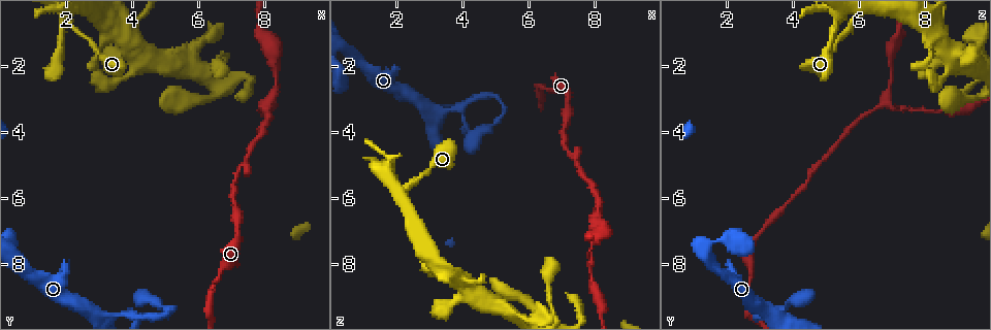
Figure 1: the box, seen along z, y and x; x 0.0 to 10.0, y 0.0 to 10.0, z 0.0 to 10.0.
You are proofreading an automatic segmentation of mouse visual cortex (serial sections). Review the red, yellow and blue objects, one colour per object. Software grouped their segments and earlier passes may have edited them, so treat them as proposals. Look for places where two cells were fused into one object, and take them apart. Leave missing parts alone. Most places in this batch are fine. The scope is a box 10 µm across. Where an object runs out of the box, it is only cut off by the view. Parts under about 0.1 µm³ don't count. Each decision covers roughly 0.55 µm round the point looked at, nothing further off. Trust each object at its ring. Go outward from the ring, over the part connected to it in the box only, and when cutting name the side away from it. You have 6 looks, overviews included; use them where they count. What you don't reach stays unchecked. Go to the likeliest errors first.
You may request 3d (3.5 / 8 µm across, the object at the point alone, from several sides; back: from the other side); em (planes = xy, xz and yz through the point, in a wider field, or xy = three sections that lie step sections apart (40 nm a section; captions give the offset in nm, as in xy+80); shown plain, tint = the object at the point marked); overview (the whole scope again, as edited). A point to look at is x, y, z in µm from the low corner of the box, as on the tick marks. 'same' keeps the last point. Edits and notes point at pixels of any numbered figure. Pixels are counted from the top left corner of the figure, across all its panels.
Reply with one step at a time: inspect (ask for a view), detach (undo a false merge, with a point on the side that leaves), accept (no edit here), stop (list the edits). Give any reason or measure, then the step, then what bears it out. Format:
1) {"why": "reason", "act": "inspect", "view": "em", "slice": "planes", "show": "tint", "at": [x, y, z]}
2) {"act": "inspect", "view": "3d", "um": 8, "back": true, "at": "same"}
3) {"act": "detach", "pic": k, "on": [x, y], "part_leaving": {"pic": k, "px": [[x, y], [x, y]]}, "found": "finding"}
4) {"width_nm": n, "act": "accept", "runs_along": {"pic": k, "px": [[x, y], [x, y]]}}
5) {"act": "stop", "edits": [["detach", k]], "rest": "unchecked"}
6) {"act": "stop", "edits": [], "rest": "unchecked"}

{"why": "two arms in line, one across", "act": "inspect", "view": "3d", "um": 3.5, "at": [2.10, 0.60, 5.65]}

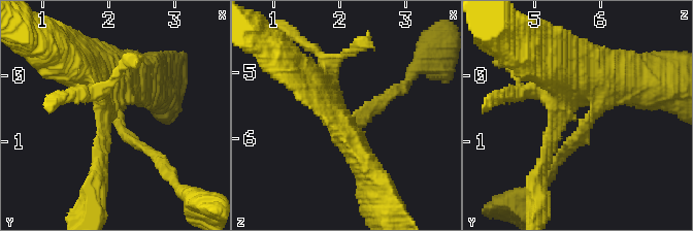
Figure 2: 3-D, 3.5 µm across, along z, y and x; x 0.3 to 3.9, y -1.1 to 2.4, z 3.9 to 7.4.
{"arms": 3, "arm_widths_nm": [150, 150, 400], "act": "inspect", "view": "em", "slice": "planes", "show": "tint", "at": [2.05, 0.65, 5.60]}

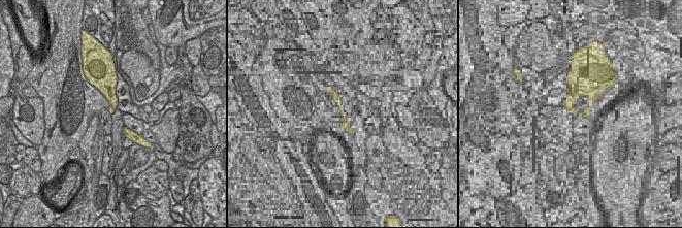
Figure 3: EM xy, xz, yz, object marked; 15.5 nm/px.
{"act": "accept", "found": "all the same cell"}

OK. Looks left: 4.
{"why": "arms part here", "act": "inspect", "view": "3d", "um": 3.5, "at": [8.15, 3.15, 6.70]}

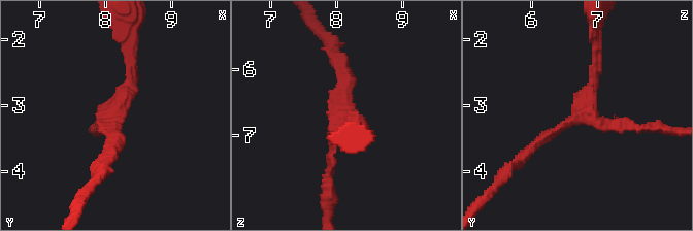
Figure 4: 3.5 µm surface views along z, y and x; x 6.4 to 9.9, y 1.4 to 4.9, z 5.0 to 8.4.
{"arms": 3, "arm_widths_nm": [150, 150, 200], "act": "inspect", "view": "em", "slice": "xy", "step": 5, "show": "tint", "at": [8.15, 3.10, 6.75]}

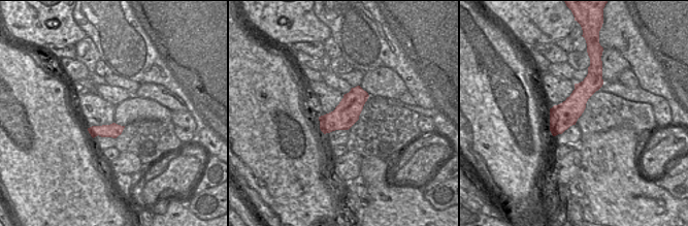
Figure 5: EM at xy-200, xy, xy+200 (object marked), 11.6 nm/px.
{"act": "accept", "runs_along": {"pic": 4, "px": [[527, 153], [580, 114], [595, 55]]}, "found": "one cell here"}

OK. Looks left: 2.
{"why": "sudden change in width", "act": "inspect", "view": "3d", "um": 3.5, "at": [7.95, 1.10, 7.20]}

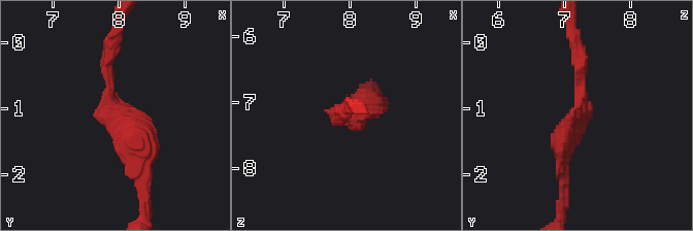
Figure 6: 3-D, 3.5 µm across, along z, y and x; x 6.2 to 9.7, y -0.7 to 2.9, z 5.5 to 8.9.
{"arm_widths_nm": [200, 300], "act": "inspect", "view": "em", "slice": "xy", "step": 1, "show": "tint", "at": [7.95, 1.05, 7.20]}

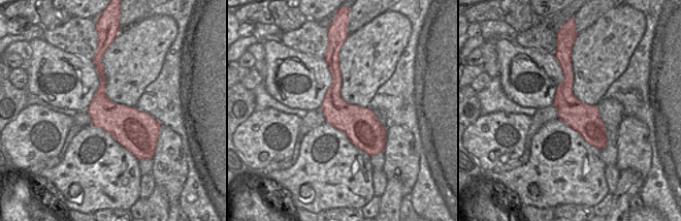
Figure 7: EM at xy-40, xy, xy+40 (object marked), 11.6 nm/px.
{"width_nm": 420, "act": "accept", "runs_along": {"pic": 7, "px": [[568, 69], [568, 104], [600, 147]]}, "found": "continuous, no second cell"}

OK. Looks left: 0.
{"act": "stop", "edits": [], "rest": "unchecked"}

